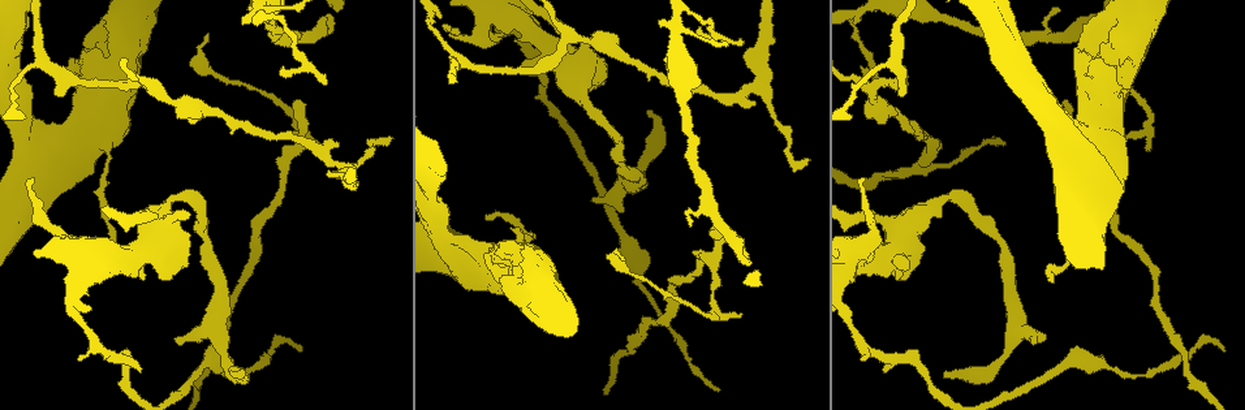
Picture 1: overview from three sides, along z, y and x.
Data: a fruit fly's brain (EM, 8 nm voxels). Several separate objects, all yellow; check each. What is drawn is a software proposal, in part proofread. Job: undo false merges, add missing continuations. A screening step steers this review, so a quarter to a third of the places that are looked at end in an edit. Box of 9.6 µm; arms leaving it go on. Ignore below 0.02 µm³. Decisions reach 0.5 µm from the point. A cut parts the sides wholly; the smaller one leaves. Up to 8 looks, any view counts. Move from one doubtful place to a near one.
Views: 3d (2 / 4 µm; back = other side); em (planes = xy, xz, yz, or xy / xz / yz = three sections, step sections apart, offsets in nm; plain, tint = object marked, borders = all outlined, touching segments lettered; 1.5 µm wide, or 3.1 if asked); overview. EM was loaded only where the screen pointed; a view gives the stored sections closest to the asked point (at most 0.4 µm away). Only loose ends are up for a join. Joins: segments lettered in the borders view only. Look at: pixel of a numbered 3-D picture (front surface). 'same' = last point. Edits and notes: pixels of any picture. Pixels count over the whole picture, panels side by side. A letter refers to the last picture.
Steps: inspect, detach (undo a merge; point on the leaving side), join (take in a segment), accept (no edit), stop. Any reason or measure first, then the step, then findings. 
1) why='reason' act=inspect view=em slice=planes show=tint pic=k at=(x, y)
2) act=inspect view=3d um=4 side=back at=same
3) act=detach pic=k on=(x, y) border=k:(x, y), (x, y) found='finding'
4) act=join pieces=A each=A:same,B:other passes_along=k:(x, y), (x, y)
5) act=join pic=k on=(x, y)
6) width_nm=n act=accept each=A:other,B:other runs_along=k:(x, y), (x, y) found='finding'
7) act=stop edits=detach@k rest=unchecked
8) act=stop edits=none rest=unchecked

why='sudden change in width' act=inspect view=em slice=xy step=8 show=borders pic=1 at=(171, 202)

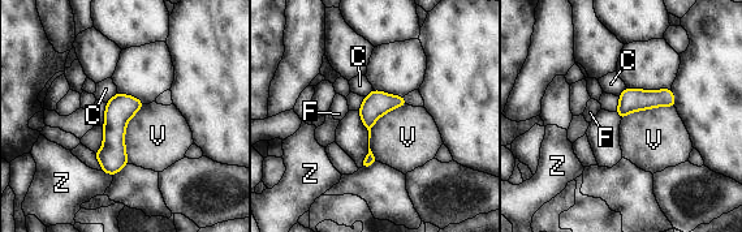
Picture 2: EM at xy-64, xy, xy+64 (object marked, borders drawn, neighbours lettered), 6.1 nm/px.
longest_contact=V:400nm act=accept each=C:other,F:other,V:other,Z:other border=2:(406, 103), (374, 124), (375, 160) found='continuous, no second neuron'

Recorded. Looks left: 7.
why='sharp bend' act=inspect view=3d um=2 pic=1 at=(922, 165)

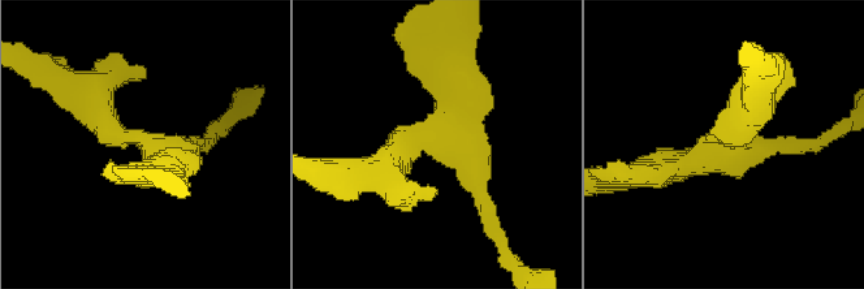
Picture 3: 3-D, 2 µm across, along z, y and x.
arms=3 why='shape alone is not enough' act=inspect view=em slice=yz step=8 show=plain pic=3 at=(153, 147)

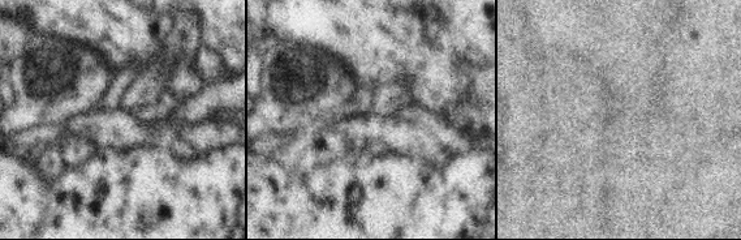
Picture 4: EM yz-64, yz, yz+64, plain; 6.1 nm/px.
act=inspect view=em slice=yz step=8 show=borders at=same

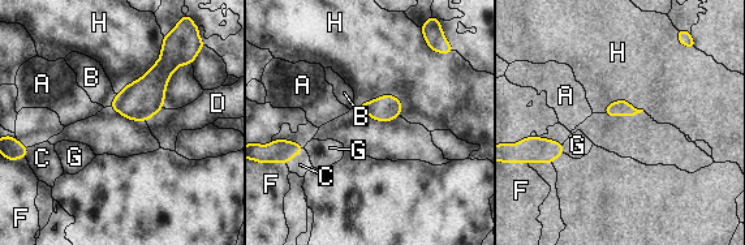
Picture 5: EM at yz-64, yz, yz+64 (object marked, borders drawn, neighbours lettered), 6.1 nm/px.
act=accept each=A:other,B:other,C:other,D:other,F:other,G:other,H:other border=5:(403, 102), (379, 95), (356, 108) found='one neuron here'

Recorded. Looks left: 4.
why='an open end' act=inspect view=3d um=4 pic=1 at=(659, 20)

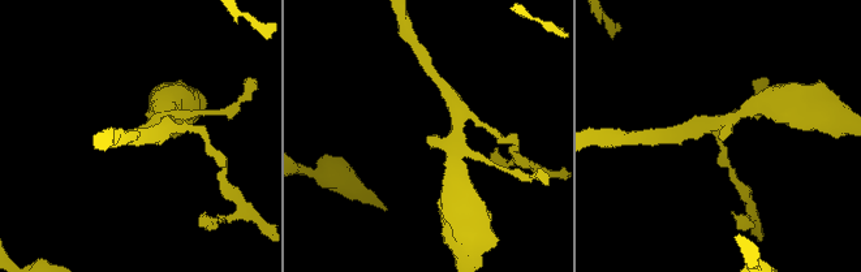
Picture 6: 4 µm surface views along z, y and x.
why='now the EM' act=inspect view=em slice=planes show=borders pic=6 at=(426, 137)

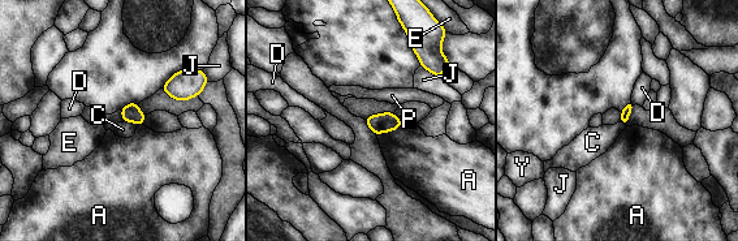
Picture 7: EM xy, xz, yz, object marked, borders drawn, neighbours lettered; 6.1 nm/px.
act=accept each=A:other,C:other,D:other,E:other,J:other,P:other,Y:other border=7:(122, 121), (133, 121), (137, 125) found='none of them fits'

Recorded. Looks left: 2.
act=stop edits=none rest=unchecked

